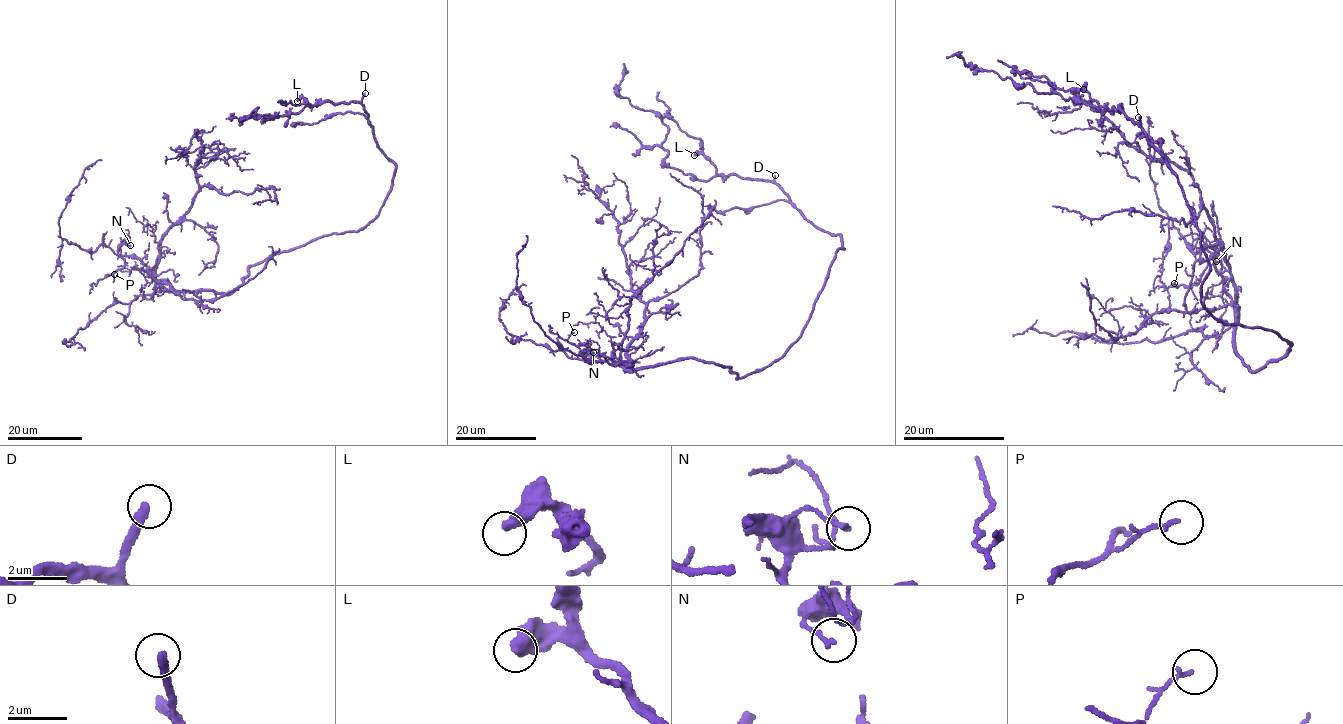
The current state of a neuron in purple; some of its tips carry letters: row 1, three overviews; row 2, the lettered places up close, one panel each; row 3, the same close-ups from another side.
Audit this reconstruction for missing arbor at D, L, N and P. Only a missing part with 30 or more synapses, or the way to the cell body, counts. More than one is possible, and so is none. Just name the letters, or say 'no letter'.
D

